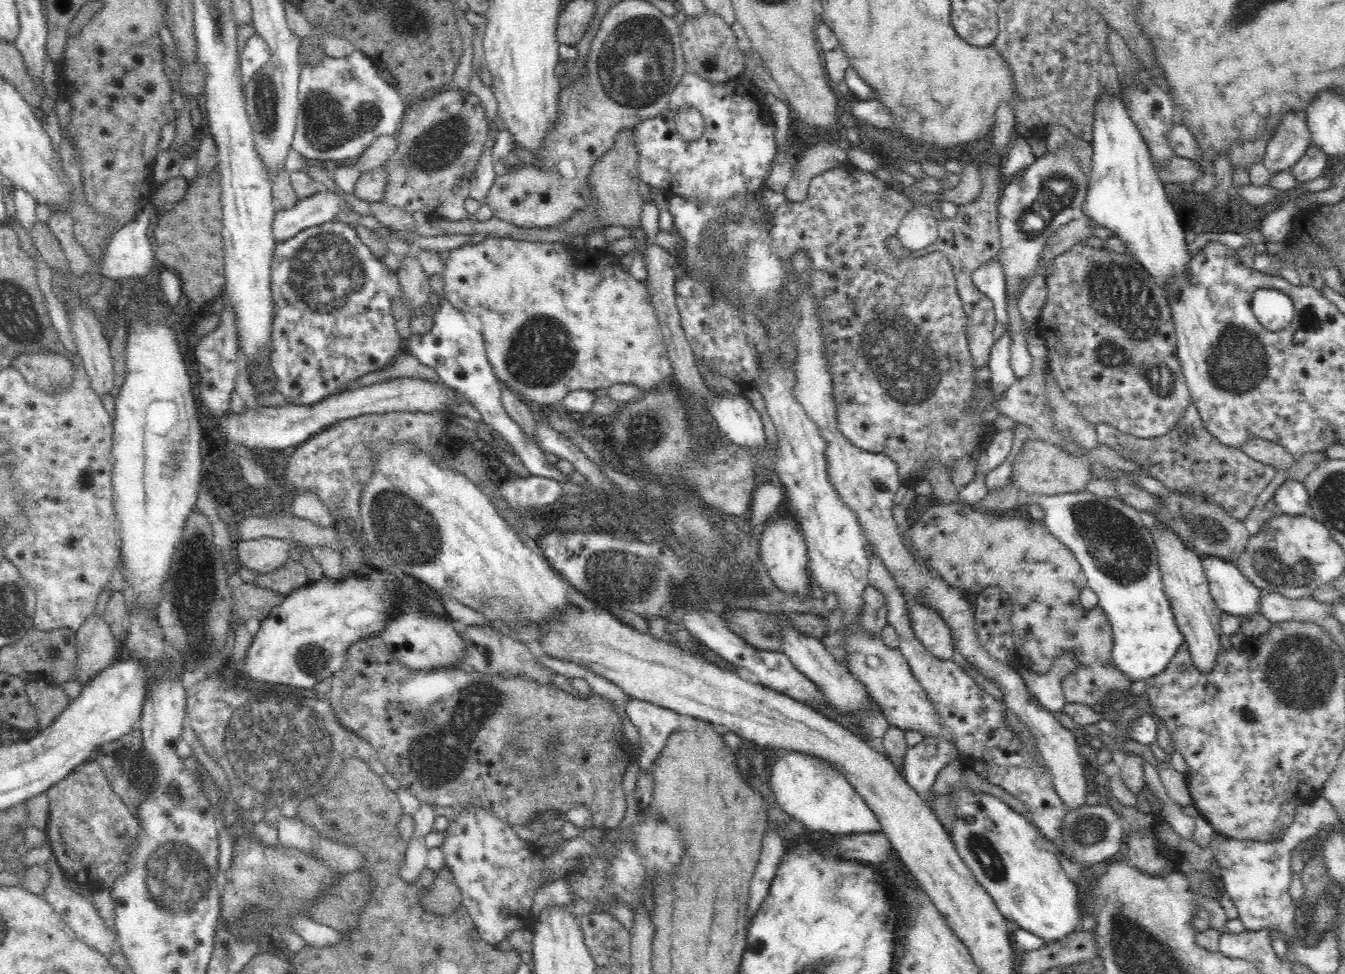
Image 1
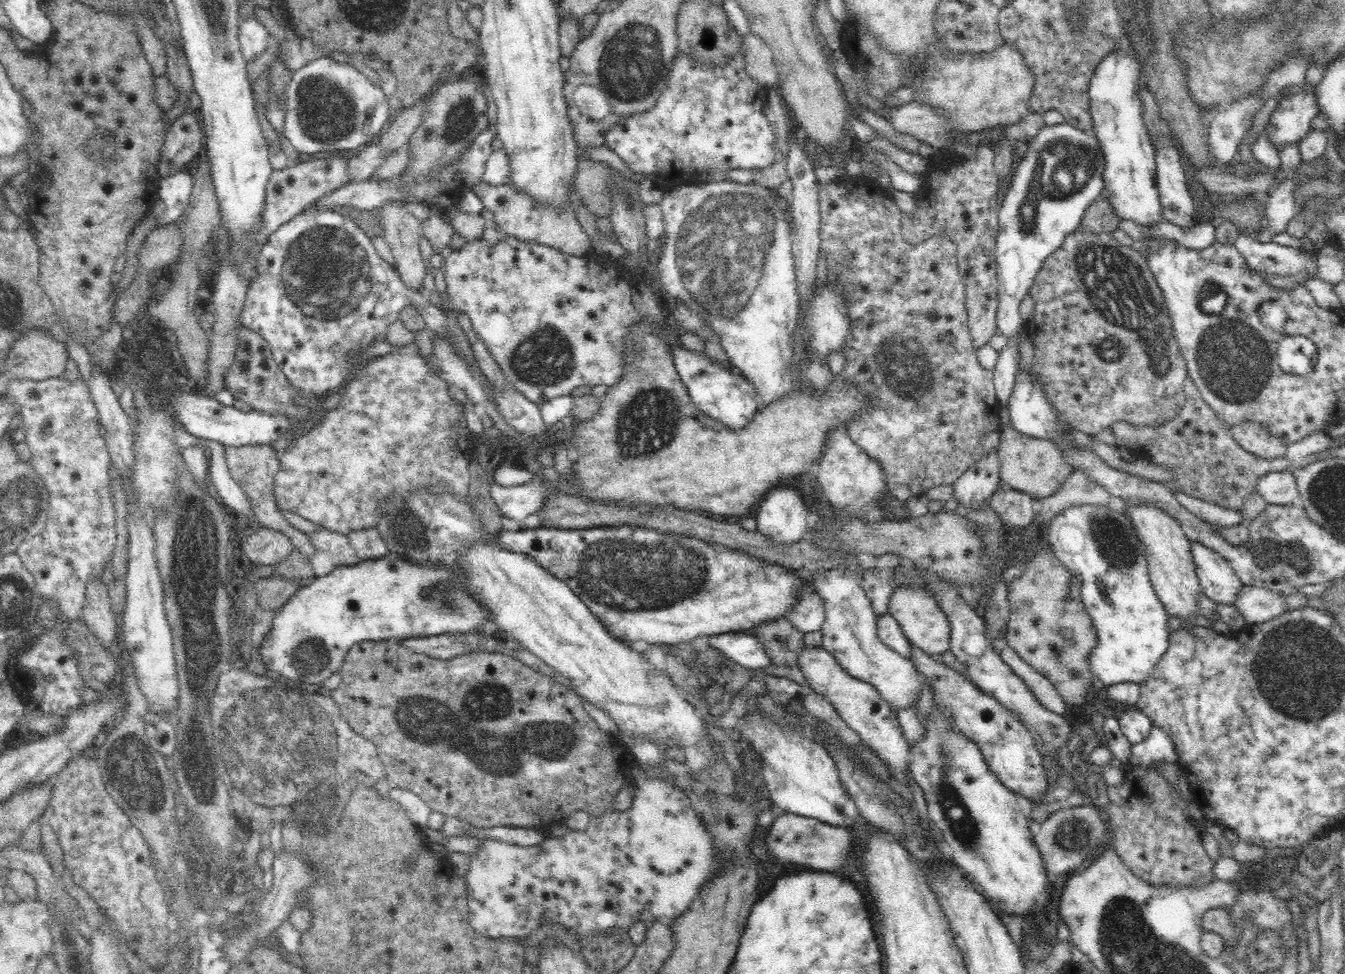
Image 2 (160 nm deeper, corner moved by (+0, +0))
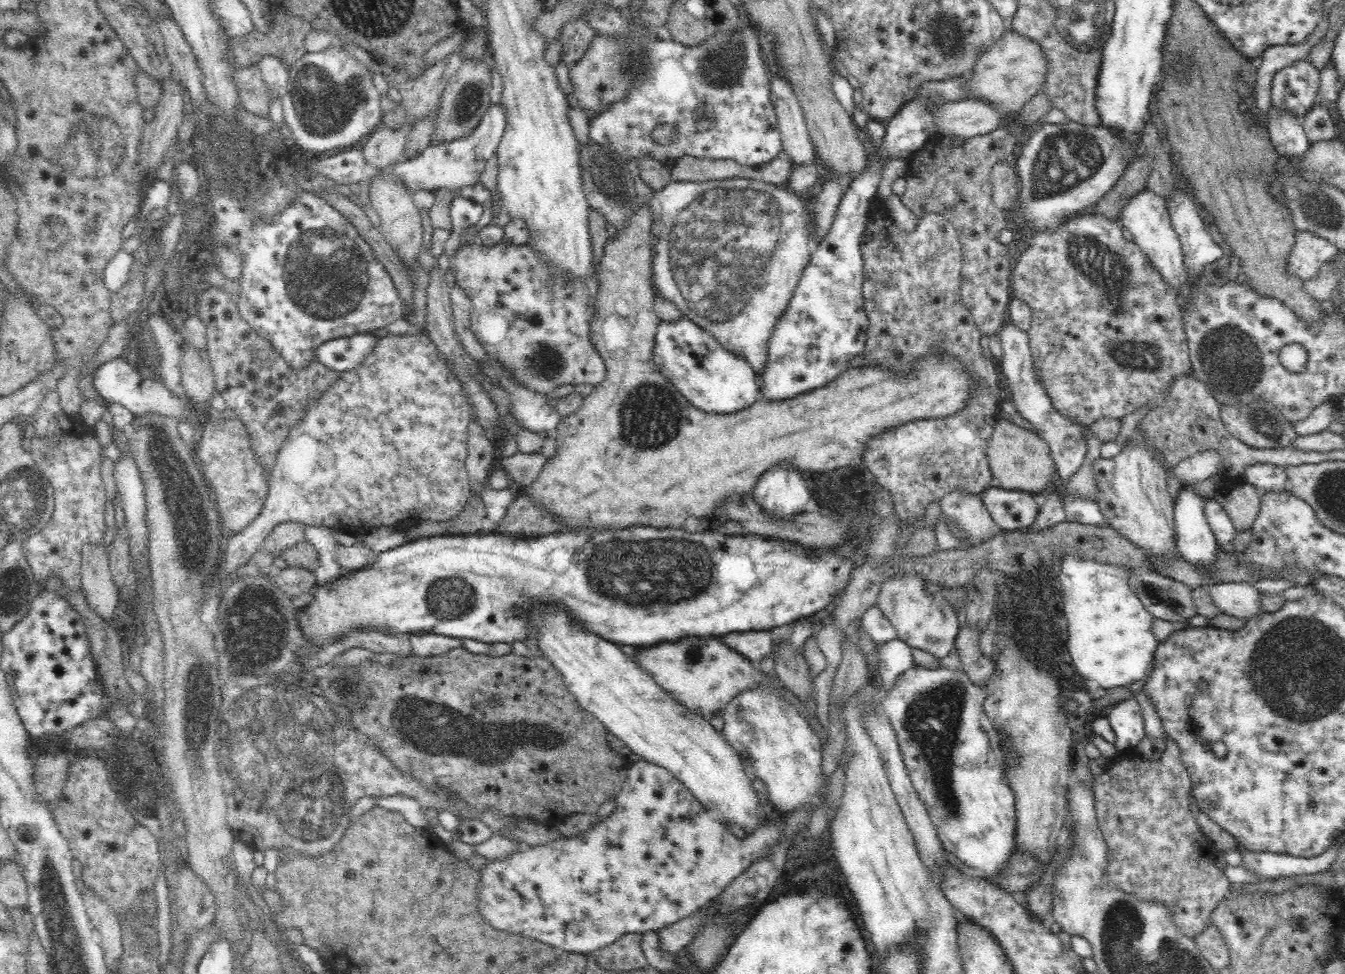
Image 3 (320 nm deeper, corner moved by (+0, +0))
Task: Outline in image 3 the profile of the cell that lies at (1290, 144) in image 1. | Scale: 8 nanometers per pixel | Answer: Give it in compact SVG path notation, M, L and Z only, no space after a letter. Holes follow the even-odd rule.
M1308 58L1293 60L1274 75L1271 86L1271 104L1278 111L1286 110L1301 120L1310 107L1318 102L1320 70Z

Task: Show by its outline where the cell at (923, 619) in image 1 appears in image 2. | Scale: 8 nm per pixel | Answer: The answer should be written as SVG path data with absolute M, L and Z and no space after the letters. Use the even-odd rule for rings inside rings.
M898 587L890 595L887 609L888 613L898 621L900 628L913 646L935 657L950 649L951 630L948 615L942 611L942 605L928 589Z

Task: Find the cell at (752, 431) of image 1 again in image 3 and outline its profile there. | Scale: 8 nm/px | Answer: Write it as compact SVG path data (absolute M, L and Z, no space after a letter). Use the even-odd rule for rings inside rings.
M687 317L676 322L661 322L654 337L654 362L676 389L697 409L713 413L730 414L737 410L751 407L760 397L760 387L757 383L756 371L740 354L726 350L718 343L718 339L697 326Z

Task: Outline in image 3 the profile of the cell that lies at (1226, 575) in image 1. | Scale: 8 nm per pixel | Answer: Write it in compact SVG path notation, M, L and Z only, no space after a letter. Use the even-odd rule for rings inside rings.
M1182 484L1173 513L1177 552L1188 563L1209 571L1218 549L1215 535L1204 517L1204 498L1192 485Z

